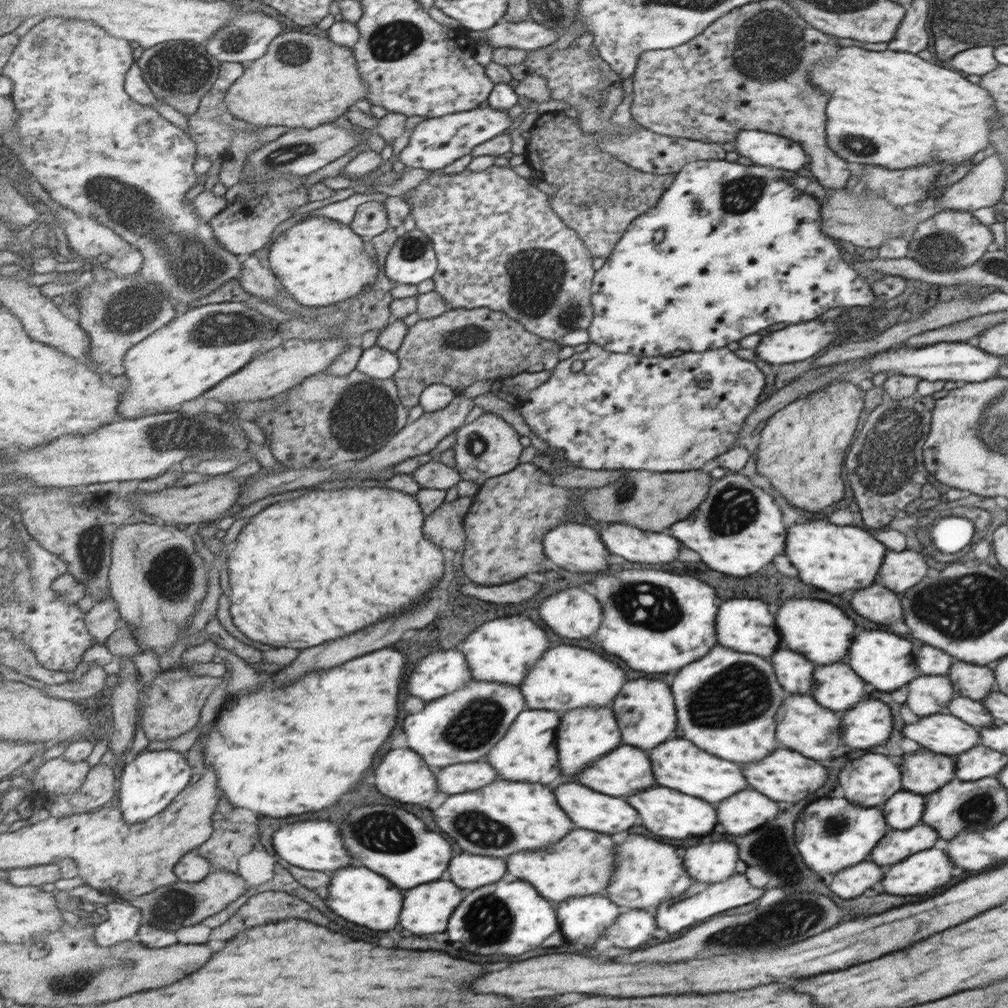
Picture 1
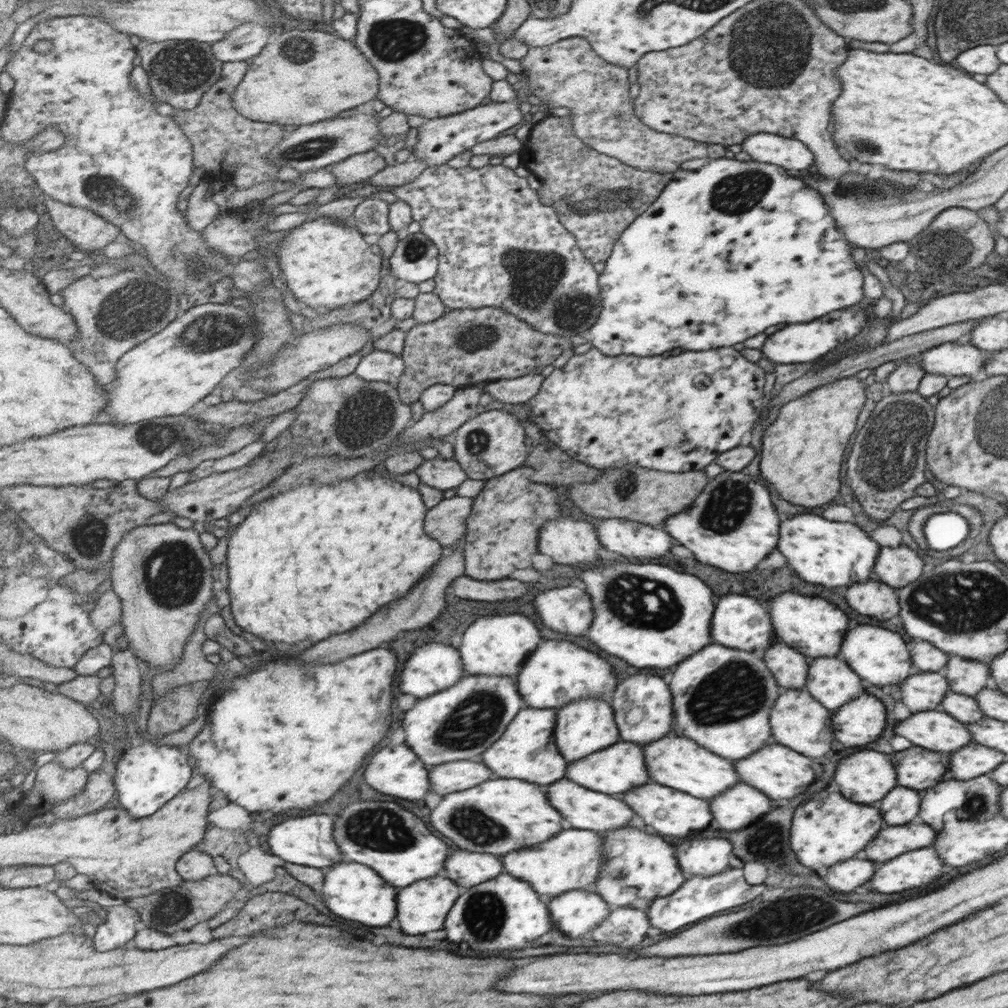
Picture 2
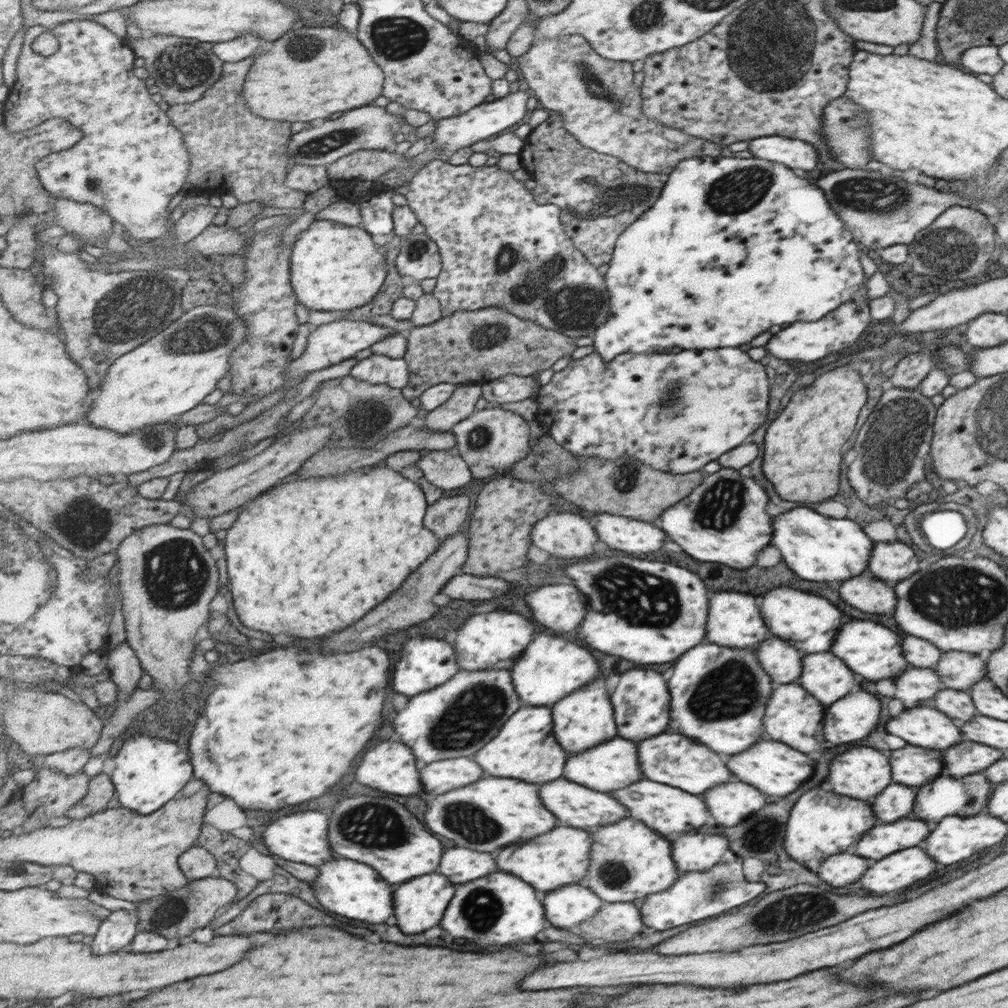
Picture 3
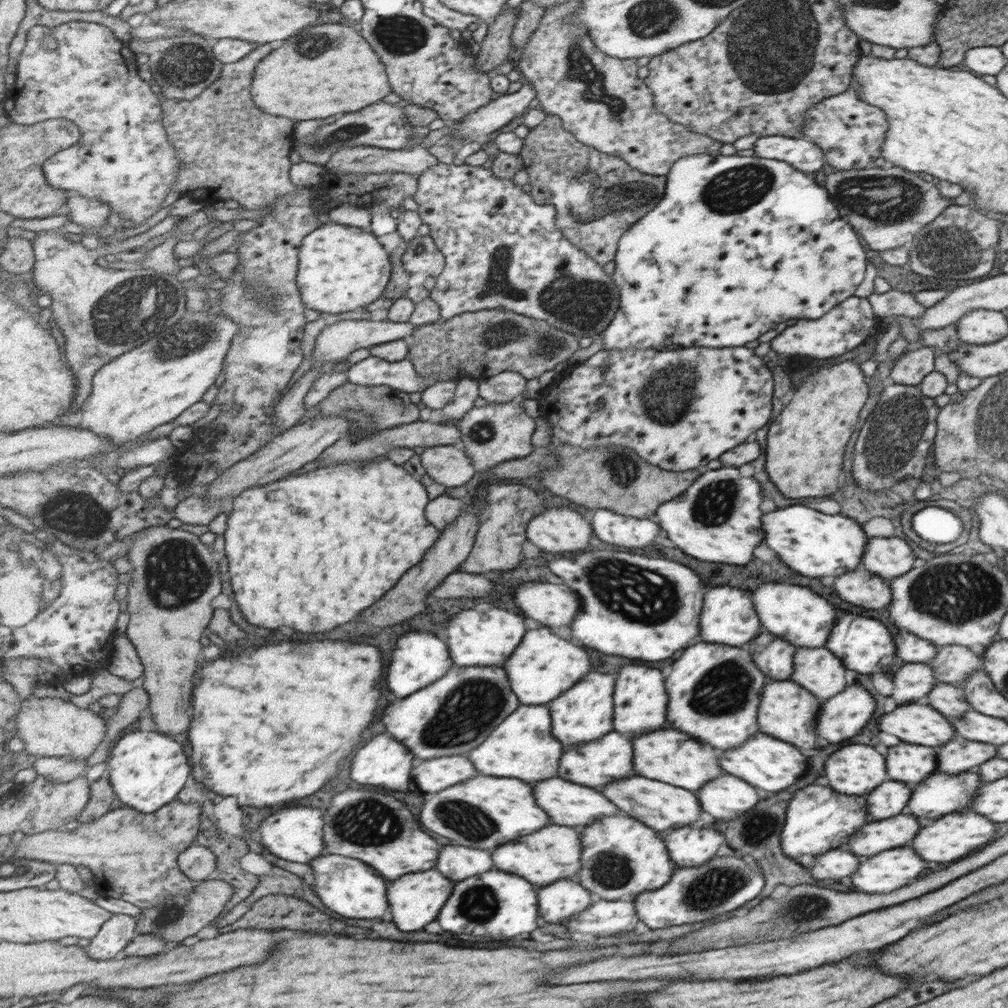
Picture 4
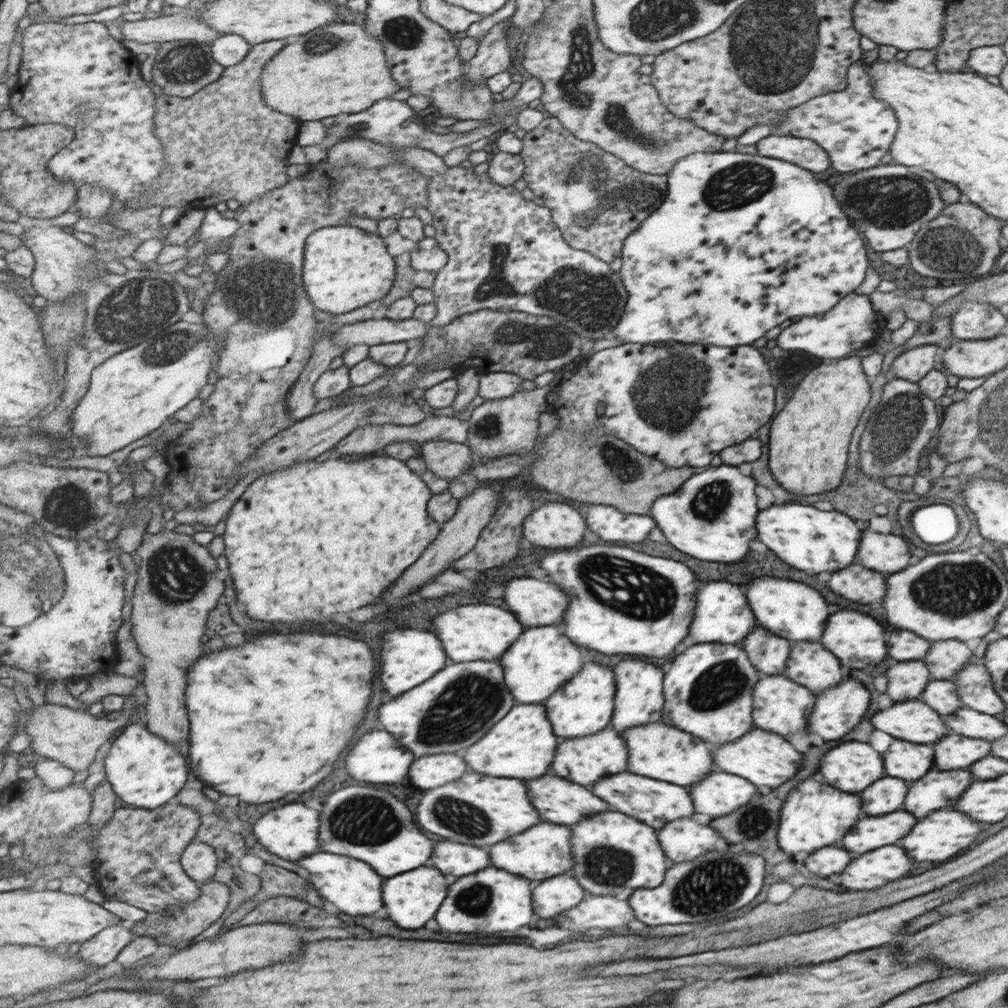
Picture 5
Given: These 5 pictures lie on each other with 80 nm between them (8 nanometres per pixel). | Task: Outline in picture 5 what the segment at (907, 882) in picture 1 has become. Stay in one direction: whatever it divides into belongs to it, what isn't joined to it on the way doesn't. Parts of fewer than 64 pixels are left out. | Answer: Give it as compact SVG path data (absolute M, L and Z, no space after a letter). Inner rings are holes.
M883 846L861 854L855 864L841 876L841 886L849 890L873 890L889 884L891 880L909 876L915 862L897 846Z

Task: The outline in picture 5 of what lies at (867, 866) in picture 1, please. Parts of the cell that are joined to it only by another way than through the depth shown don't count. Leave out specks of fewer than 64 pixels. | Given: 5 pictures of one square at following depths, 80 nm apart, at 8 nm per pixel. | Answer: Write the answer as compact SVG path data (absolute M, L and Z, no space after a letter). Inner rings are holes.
M819 848L815 853L808 855L801 864L802 870L809 870L806 874L824 878L831 874L839 874L845 870L845 866L851 862L849 852L841 848Z

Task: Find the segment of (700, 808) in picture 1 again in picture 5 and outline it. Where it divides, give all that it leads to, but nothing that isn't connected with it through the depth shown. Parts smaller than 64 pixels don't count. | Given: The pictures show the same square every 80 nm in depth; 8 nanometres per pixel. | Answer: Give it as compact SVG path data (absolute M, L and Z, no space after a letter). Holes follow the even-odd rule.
M621 772L619 776L599 780L599 784L591 788L591 792L595 792L595 796L603 796L603 800L607 800L607 804L611 804L617 812L627 812L627 816L635 816L637 820L643 820L643 824L651 824L650 827L656 830L663 828L667 822L687 818L693 814L693 800L688 788L643 778L629 772Z

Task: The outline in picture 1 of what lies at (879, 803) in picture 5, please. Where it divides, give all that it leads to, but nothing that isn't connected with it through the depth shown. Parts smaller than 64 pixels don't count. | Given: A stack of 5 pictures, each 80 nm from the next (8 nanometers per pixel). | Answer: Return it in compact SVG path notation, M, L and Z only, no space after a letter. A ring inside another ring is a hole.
M899 792L891 796L891 804L884 803L878 809L885 816L886 824L895 830L907 830L915 824L920 824L923 812L923 796L913 792Z

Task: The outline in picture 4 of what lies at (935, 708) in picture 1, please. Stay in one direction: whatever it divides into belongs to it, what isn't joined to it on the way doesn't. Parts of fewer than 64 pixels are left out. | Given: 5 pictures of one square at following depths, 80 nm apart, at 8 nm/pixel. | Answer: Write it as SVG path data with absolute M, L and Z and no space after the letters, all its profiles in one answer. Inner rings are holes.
M902 664L892 678L891 698L897 704L917 702L919 698L927 696L936 682L934 671L929 664Z

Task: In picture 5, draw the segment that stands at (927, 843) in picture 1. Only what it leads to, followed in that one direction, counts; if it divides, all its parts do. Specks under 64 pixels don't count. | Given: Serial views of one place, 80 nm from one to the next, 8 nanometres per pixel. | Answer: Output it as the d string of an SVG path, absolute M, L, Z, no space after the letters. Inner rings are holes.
M893 812L891 816L858 819L859 828L855 832L847 832L847 840L843 840L843 850L849 852L869 852L885 844L893 844L903 838L915 824L915 818L907 812Z

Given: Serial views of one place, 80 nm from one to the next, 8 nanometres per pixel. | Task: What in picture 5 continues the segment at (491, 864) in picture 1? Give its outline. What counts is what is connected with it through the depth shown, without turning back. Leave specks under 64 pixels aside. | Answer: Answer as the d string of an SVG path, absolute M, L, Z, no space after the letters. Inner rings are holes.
M441 842L435 848L435 868L439 868L443 874L453 874L457 878L469 876L471 872L479 872L493 863L489 848L485 848Z

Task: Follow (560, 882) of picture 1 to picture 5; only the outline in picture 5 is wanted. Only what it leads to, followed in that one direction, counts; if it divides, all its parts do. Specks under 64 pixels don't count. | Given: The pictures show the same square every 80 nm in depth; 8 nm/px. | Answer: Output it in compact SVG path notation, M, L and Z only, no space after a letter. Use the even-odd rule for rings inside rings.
M543 822L523 832L523 836L515 836L513 840L503 840L489 848L490 857L492 860L492 866L519 874L519 876L525 876L533 882L543 882L548 878L559 876L560 874L568 873L568 870L572 870L575 866L575 857L572 853L574 846L572 842L572 826L551 824L551 822Z

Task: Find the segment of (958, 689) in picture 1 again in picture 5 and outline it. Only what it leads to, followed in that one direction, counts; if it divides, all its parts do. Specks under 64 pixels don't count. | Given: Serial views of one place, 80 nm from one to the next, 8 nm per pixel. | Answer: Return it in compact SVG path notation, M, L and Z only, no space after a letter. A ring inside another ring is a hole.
M933 640L921 660L931 672L931 679L953 680L968 662L974 660L972 651L966 643L958 640Z

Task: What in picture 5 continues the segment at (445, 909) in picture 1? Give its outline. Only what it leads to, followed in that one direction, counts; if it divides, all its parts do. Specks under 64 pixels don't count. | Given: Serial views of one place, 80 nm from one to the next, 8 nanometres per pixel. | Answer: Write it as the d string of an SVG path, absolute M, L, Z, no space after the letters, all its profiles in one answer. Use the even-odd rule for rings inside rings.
M419 868L415 872L389 878L385 884L387 888L383 888L385 890L383 896L391 910L391 918L397 922L397 926L407 928L407 930L423 928L429 920L433 920L449 892L449 882L443 876L443 872L439 872L437 868Z

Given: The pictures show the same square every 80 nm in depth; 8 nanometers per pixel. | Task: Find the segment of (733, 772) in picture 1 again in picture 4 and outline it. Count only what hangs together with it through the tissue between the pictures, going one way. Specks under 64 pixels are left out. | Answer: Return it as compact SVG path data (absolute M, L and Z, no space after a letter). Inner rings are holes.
M653 730L639 738L633 738L635 744L635 774L651 776L651 780L667 780L667 784L677 784L679 788L687 788L695 793L706 783L723 774L715 756L713 768L713 748L707 744L695 742L689 734L677 730Z

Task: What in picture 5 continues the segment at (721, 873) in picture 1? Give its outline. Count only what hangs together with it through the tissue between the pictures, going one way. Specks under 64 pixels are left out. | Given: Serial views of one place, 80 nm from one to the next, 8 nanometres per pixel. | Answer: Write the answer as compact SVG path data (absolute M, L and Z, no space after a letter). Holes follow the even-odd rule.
M693 818L672 820L675 824L667 824L657 829L659 844L662 844L666 855L673 863L693 860L707 850L711 850L719 834L709 826L695 824Z

